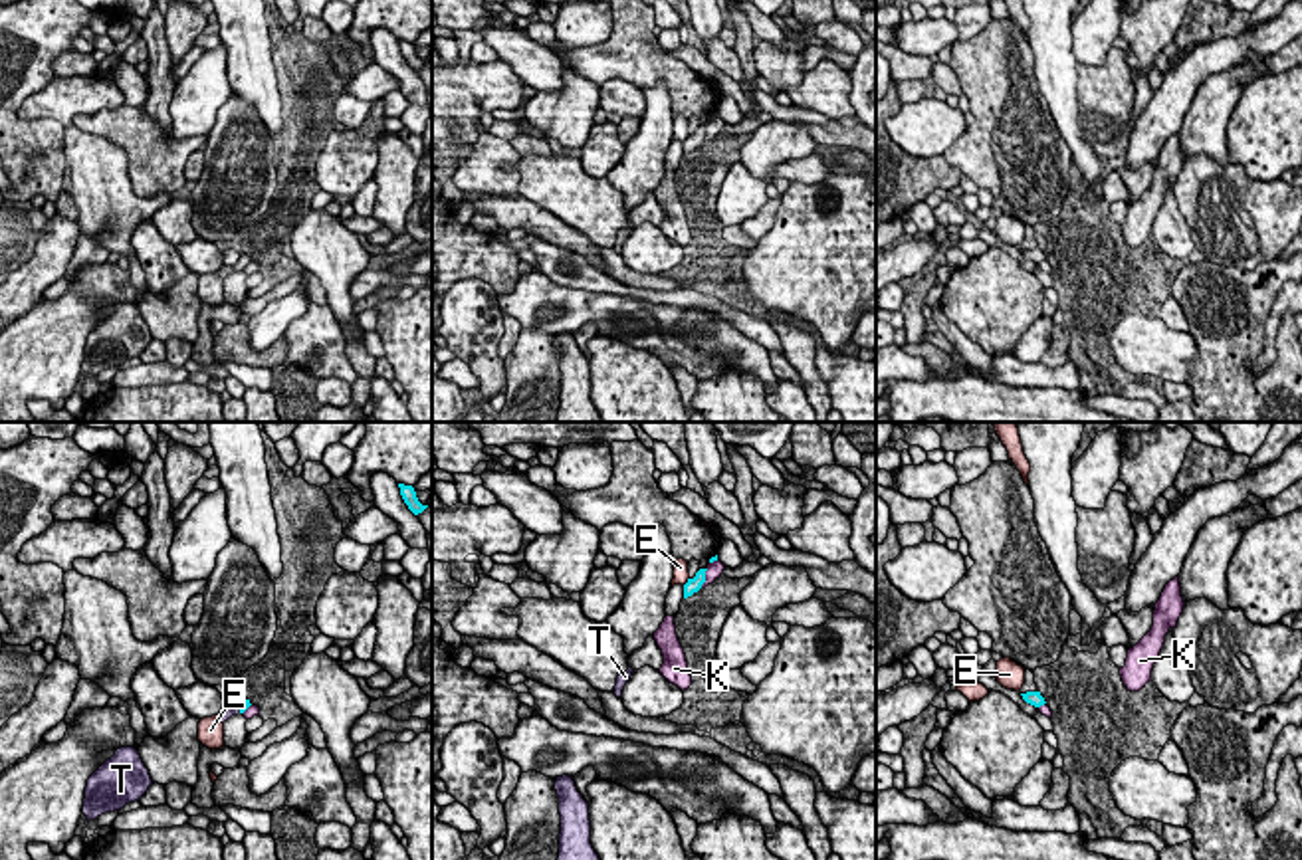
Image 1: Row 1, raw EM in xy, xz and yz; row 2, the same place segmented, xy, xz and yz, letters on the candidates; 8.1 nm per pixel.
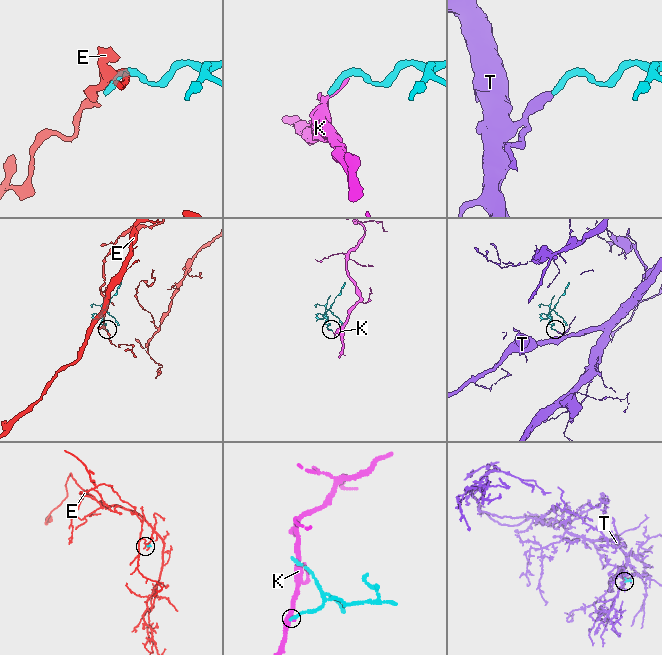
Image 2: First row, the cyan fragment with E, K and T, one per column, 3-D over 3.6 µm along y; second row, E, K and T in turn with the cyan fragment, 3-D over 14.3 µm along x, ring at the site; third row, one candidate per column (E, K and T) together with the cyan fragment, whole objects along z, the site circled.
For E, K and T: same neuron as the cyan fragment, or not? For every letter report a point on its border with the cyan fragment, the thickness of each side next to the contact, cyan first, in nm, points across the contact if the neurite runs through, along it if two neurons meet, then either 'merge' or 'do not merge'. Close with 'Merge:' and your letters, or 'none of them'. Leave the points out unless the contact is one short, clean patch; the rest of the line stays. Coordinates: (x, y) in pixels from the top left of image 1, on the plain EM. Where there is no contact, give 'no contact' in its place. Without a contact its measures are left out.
E: xz (688, 137) | 120/130 nm | along xz (688, 133), (684, 141) | do not merge
K: xz (704, 135) | 120/130 nm | along xz (708, 125), (706, 137), (700, 143) | do not merge
T: xy (238, 264) | 90/90 nm | across xy (244, 260), (238, 264), (224, 270) | merge
Merge: T

